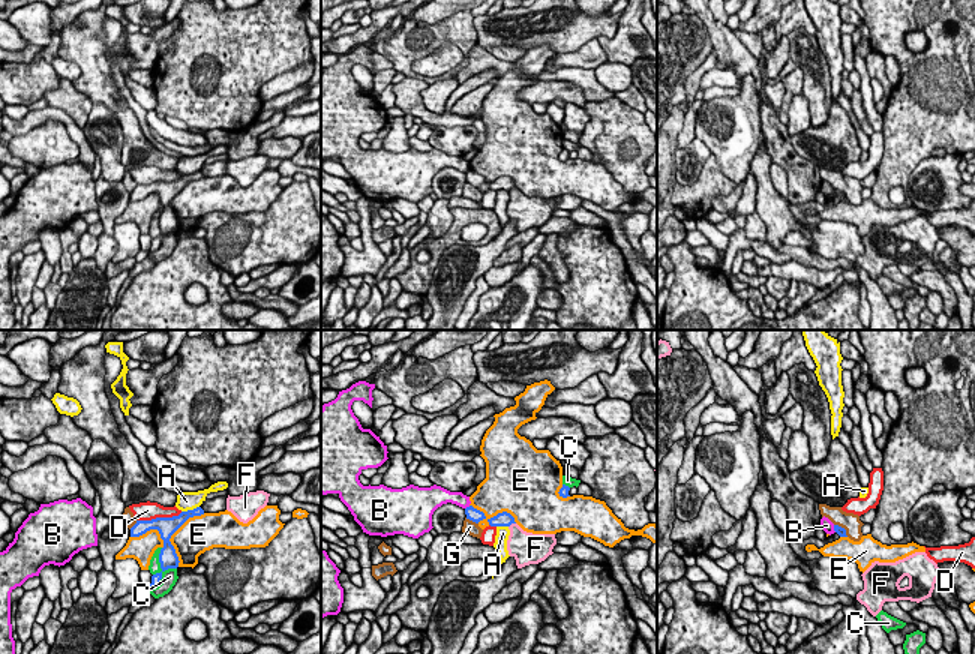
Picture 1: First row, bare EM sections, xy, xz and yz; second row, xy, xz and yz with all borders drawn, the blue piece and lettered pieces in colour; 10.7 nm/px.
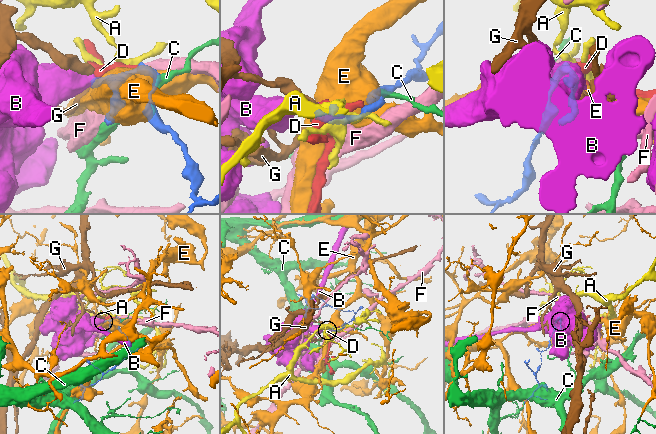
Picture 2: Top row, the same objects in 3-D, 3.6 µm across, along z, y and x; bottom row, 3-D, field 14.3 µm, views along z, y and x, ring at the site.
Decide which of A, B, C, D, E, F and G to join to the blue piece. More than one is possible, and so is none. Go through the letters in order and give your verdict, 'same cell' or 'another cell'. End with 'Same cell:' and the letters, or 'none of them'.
A: another cell
B: another cell
C: another cell
D: another cell
E: another cell
F: another cell
G: another cell
Same cell: none of them

